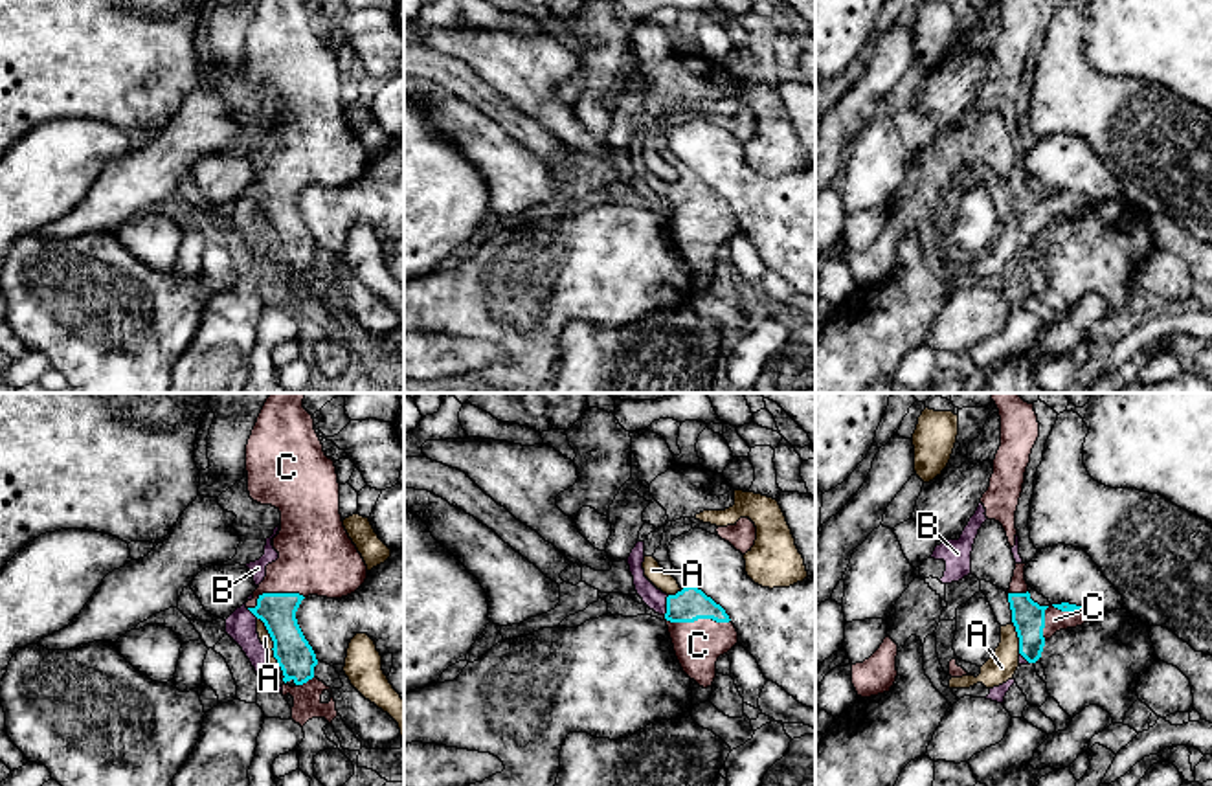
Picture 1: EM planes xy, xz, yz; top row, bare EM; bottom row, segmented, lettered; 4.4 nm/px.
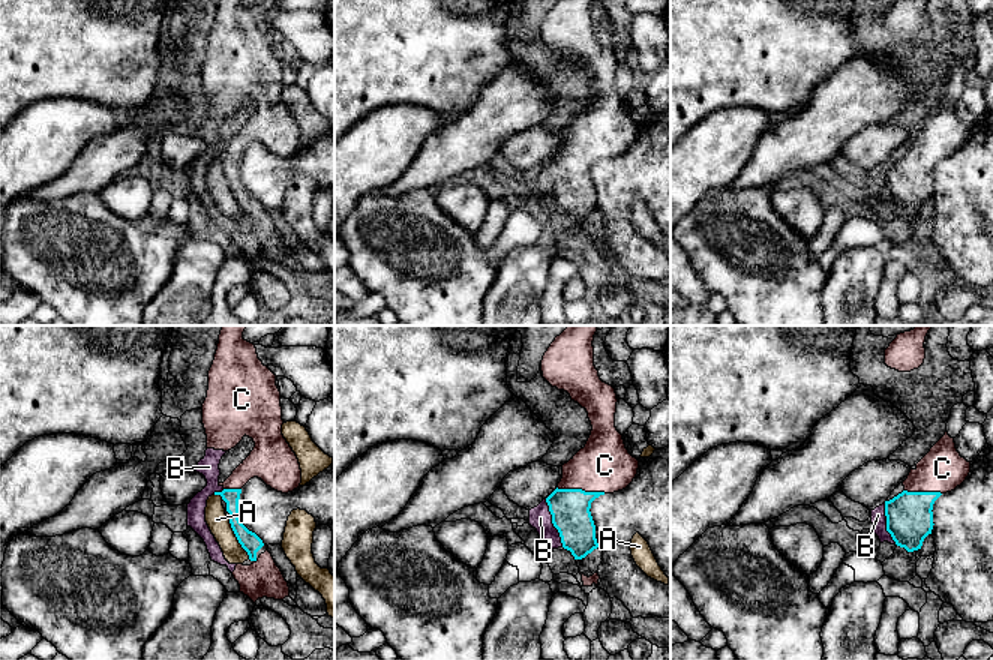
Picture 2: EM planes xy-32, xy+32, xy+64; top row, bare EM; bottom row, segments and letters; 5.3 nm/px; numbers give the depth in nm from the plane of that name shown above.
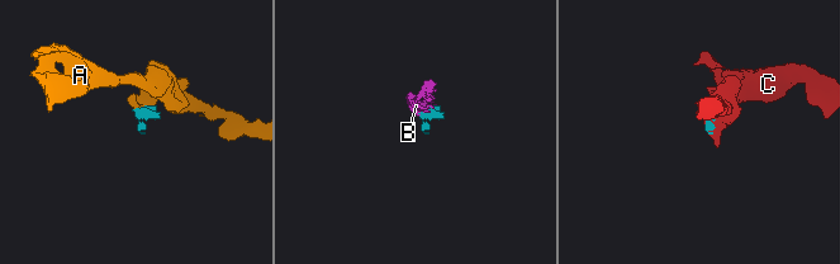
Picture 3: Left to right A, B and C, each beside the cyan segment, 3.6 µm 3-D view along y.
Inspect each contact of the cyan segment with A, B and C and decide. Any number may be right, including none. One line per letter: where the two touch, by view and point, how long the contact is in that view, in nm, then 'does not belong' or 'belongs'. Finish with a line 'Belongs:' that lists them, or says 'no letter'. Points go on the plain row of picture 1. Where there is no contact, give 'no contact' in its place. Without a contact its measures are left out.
A: xy (272, 228) | 220 nm | does not belong
B: xz (667, 193) | 90 nm | belongs
C: xy (274, 182) | 260 nm | belongs
Belongs: B, C

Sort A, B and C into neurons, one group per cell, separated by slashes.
A / B C

